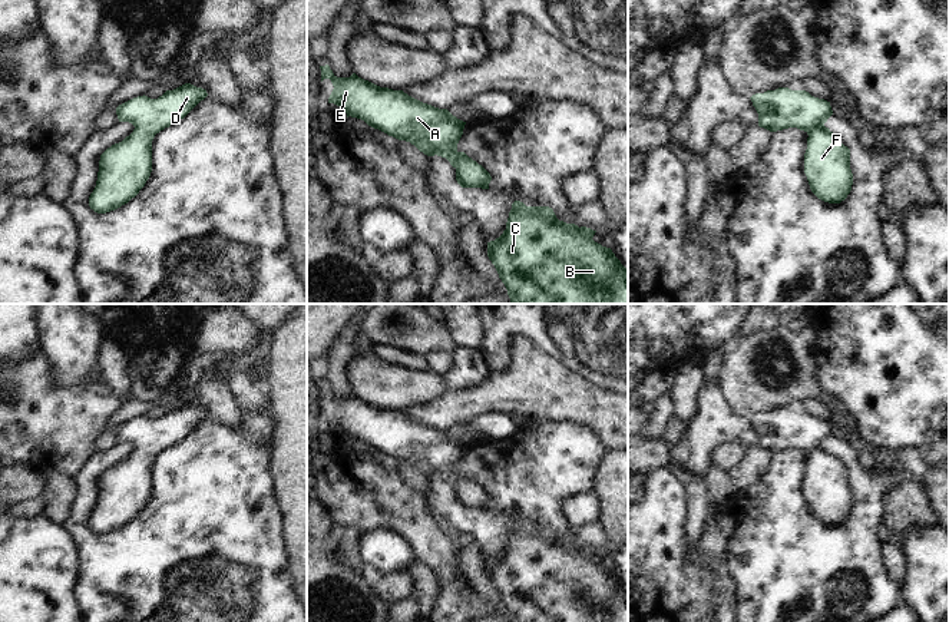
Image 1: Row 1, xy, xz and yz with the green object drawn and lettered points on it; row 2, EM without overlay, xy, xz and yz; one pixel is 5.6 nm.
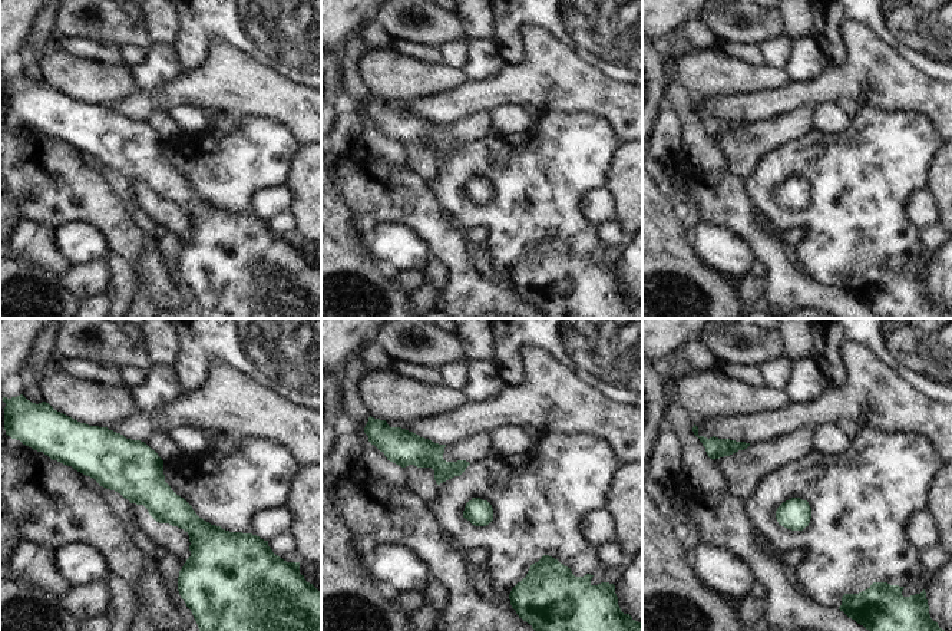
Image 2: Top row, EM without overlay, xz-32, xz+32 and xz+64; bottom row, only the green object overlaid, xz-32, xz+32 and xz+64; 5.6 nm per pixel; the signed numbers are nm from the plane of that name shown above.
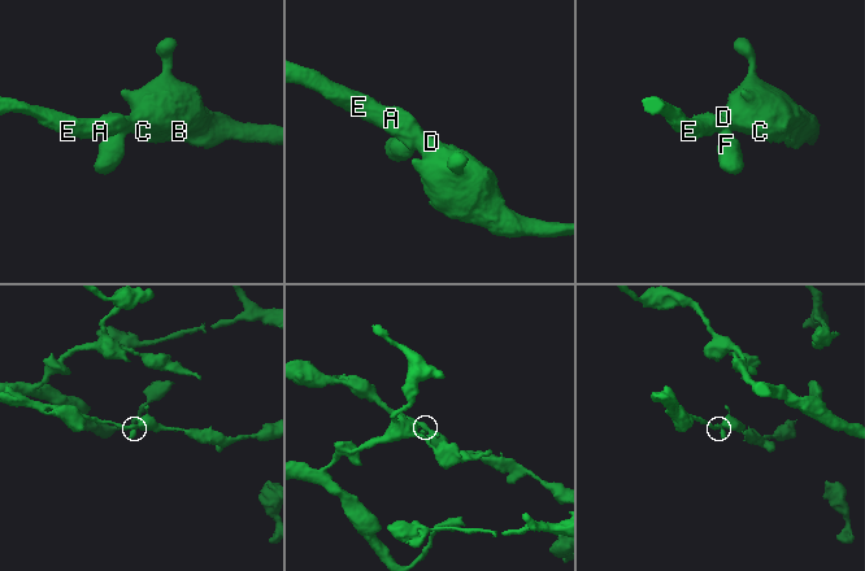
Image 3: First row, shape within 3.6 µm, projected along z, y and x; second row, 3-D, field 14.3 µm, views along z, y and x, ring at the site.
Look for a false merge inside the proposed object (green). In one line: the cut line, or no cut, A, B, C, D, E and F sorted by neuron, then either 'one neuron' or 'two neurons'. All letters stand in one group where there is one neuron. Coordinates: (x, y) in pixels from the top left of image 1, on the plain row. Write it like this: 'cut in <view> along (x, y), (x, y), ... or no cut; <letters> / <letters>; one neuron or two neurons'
no cut; A B C D E F; one neuron

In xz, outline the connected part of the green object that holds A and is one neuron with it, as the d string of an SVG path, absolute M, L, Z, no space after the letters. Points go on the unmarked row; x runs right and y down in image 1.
M328 386L320 390L321 403L330 400L334 407L328 424L340 427L347 439L361 440L388 457L410 463L427 477L446 479L456 490L456 502L462 509L489 510L490 494L457 472L466 443L447 430L423 424L403 411L380 408L356 394L337 398Z

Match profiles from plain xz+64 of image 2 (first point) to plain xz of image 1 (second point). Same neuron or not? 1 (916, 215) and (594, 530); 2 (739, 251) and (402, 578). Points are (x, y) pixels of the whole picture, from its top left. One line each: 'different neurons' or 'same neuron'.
1: different neurons
2: different neurons

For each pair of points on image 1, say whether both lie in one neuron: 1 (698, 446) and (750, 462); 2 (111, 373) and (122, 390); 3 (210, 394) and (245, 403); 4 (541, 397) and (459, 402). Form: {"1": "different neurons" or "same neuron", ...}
{"1": "different neurons", "2": "same neuron", "3": "different neurons", "4": "same neuron"}

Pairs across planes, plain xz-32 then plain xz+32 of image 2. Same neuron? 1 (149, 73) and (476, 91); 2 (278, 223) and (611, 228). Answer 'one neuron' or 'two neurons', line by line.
1: two neurons
2: one neuron

